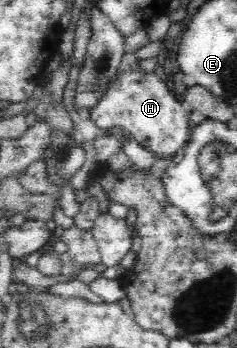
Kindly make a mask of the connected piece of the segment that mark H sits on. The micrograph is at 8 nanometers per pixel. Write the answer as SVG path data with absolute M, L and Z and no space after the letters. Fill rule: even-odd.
M140 69L123 73L113 85L109 86L95 104L90 118L100 128L119 128L127 132L144 148L160 155L159 159L170 160L188 141L191 129L187 123L188 114L186 104L175 98L160 72L147 73Z

